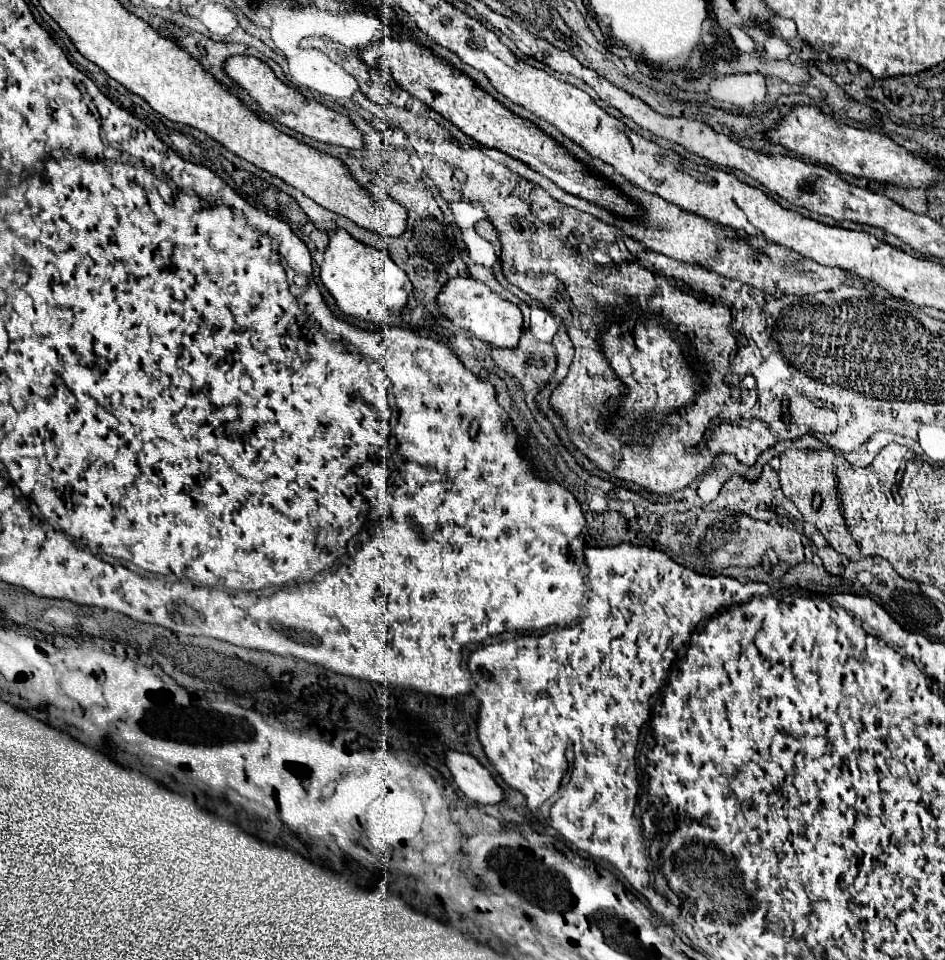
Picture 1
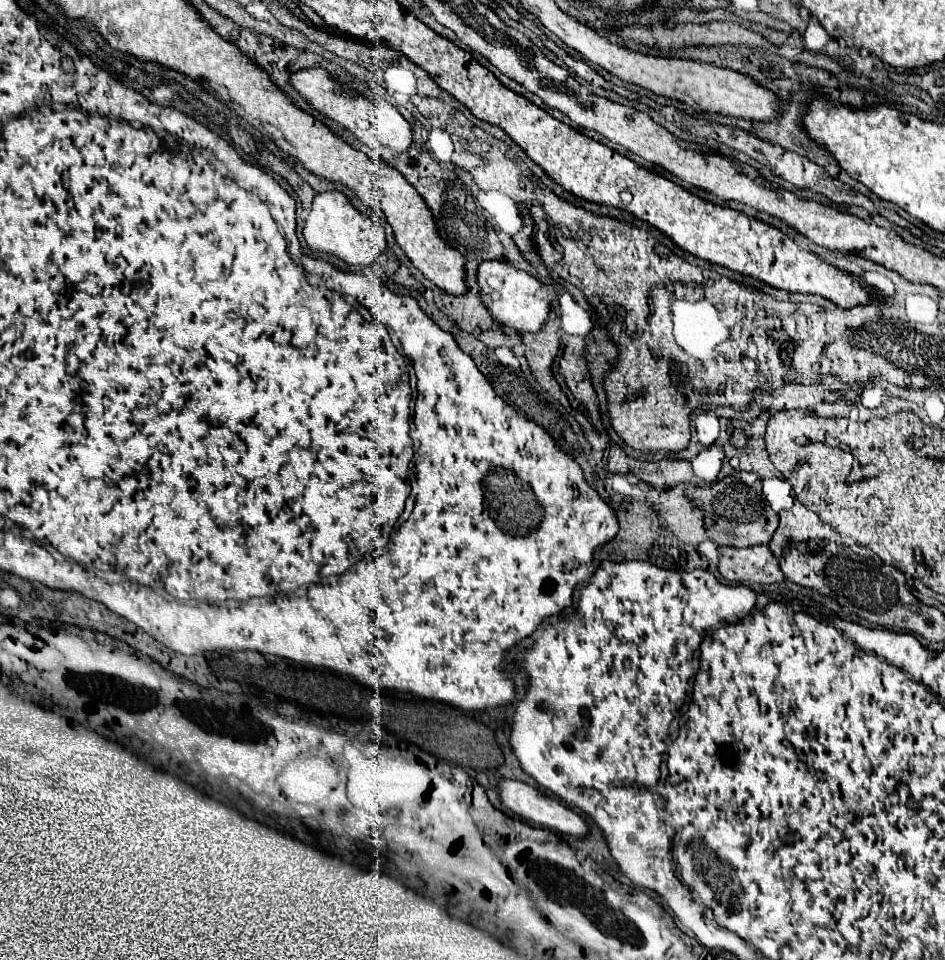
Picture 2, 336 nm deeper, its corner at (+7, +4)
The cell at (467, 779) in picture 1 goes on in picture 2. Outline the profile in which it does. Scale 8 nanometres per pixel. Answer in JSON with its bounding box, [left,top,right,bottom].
[500,779,588,839]

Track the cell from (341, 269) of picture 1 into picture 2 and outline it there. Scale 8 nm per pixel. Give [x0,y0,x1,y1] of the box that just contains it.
[302,191,386,267]

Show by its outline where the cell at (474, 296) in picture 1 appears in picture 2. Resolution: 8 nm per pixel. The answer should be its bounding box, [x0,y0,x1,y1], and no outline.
[478,261,556,333]

